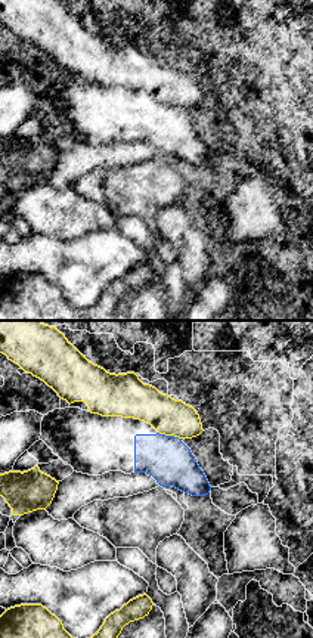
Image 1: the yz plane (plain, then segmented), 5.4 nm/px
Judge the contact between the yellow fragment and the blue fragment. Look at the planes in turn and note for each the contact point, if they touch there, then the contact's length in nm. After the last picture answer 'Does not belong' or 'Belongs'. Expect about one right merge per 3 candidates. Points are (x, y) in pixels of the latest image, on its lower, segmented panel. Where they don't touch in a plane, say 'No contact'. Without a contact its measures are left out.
Touches yellow at (170, 434). Shared border 130 nm

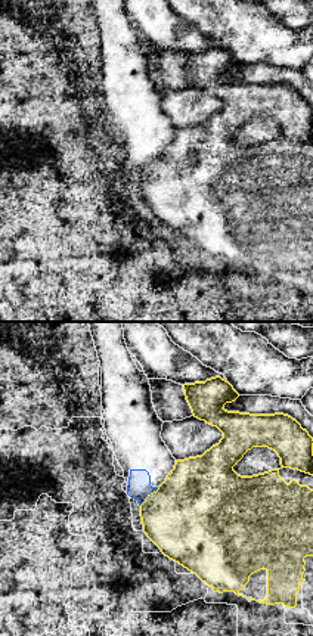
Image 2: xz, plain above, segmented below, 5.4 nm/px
Touches yellow at (148, 496). Shared border 150 nm

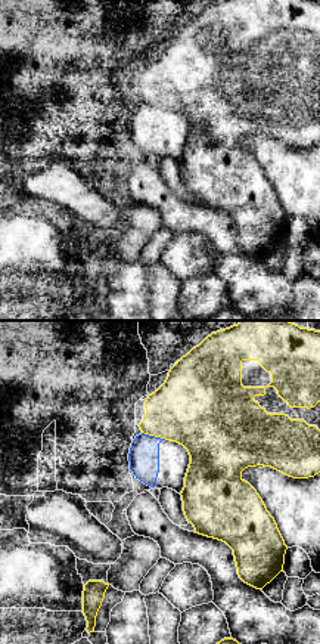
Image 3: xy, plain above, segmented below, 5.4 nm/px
Touches yellow at (154, 434). Shared border 140 nm

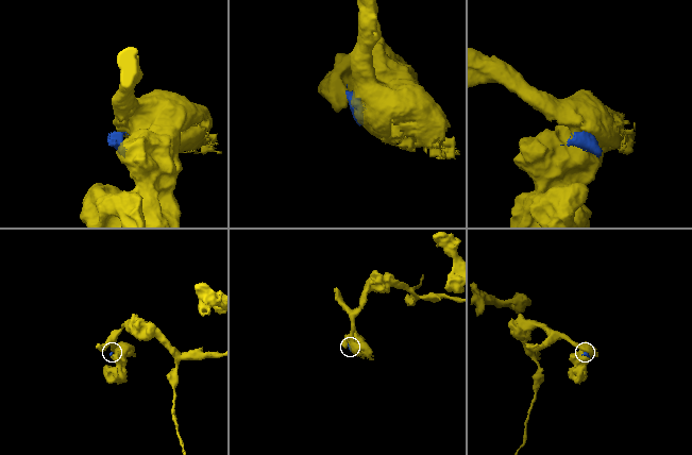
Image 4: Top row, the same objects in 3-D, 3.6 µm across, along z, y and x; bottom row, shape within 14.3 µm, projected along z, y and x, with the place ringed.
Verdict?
Does not belong

